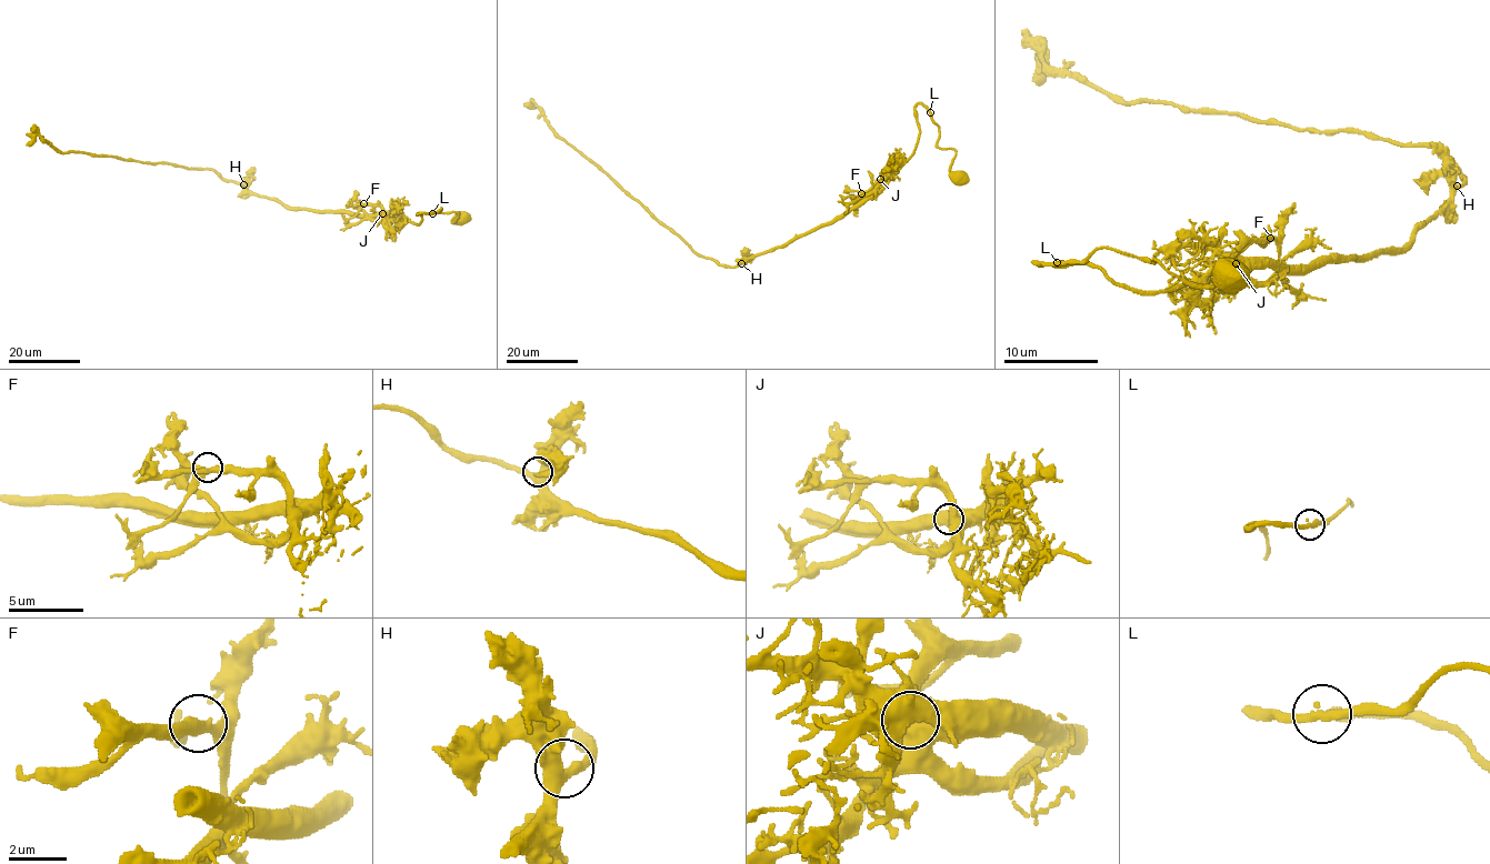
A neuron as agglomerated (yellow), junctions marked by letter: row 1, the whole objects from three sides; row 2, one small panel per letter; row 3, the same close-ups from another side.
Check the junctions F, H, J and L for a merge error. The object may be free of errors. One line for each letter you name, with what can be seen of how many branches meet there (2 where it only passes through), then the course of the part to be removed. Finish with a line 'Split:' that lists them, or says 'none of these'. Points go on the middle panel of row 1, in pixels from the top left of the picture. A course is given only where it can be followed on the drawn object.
L: Branches: 2. Course of the part to remove: (930, 111), (939, 127), (937, 146), (956, 152), (949, 170), (959, 172), (967, 182)
Split: L

